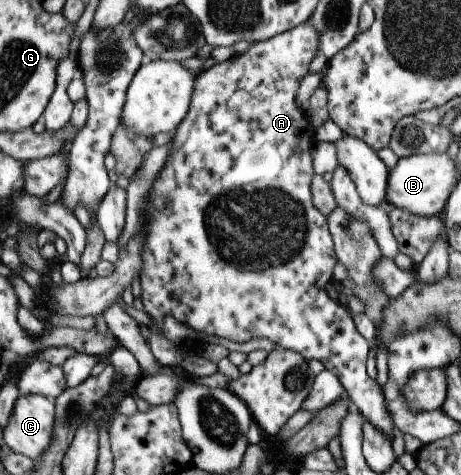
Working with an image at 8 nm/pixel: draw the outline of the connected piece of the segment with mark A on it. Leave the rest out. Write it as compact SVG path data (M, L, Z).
M307 20L267 40L250 43L245 52L235 54L221 63L215 63L195 76L187 112L183 120L171 132L171 146L169 146L165 162L155 175L149 192L145 195L146 225L144 226L144 241L140 248L139 297L142 302L142 311L150 318L148 328L155 334L159 335L162 332L163 316L171 314L177 322L193 329L200 336L217 336L217 338L227 338L233 342L267 338L275 346L298 352L307 361L309 359L318 360L341 383L344 392L350 399L352 408L358 410L364 420L368 420L375 428L383 431L391 440L393 424L385 409L384 396L377 383L365 373L365 360L367 360L366 354L369 352L369 346L354 327L348 310L331 300L323 287L327 282L334 281L331 272L335 266L336 256L333 252L334 246L327 228L326 217L317 210L316 206L313 206L311 200L310 182L313 170L309 150L314 141L314 127L308 116L305 116L305 112L296 105L295 98L299 81L308 72L309 62L317 50L317 31Z

